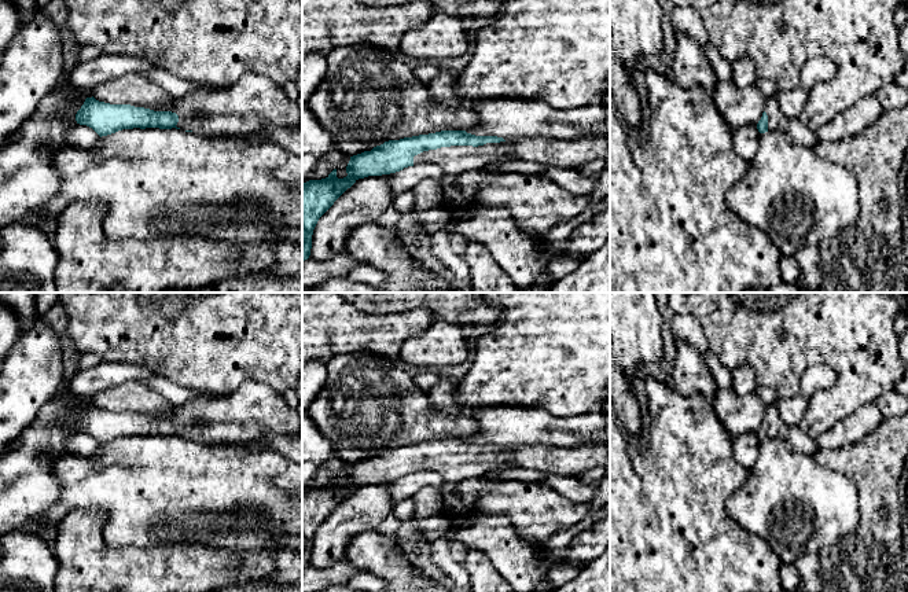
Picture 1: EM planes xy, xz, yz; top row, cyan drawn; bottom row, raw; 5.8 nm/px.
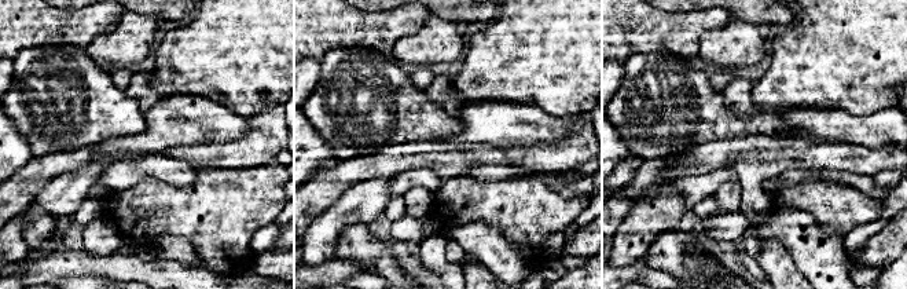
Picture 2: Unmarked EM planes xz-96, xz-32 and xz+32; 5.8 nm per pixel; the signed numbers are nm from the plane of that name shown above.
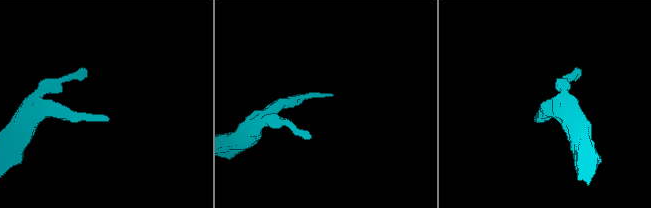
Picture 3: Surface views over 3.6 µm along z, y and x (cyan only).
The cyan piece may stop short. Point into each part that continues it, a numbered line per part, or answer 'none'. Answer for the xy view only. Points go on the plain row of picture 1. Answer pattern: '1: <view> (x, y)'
1: xy (253, 410)

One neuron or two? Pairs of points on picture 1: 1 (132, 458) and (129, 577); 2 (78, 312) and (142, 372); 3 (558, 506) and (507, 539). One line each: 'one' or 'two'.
1: two
2: two
3: two

